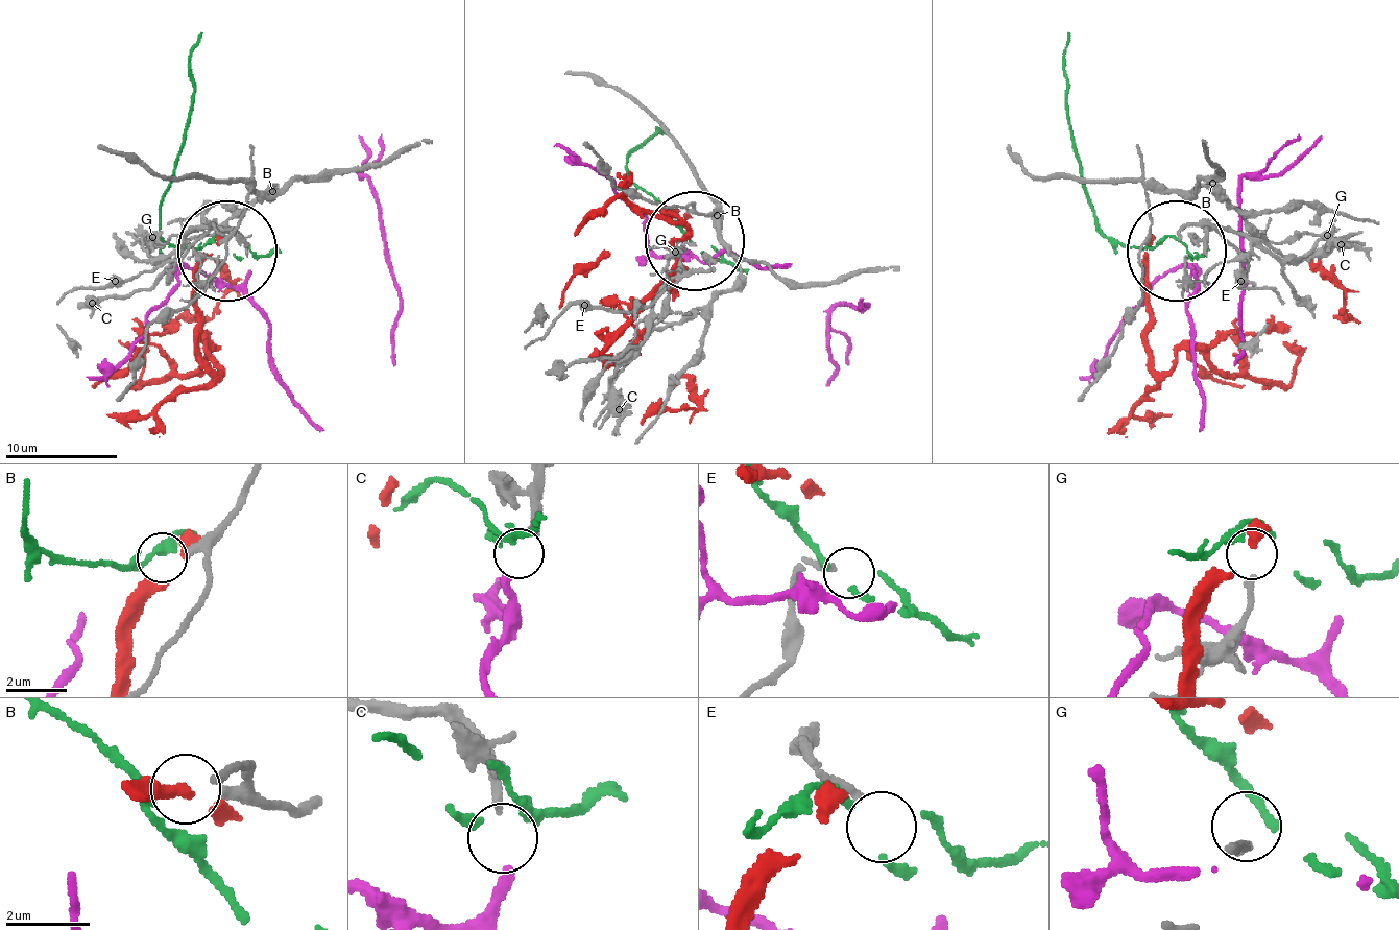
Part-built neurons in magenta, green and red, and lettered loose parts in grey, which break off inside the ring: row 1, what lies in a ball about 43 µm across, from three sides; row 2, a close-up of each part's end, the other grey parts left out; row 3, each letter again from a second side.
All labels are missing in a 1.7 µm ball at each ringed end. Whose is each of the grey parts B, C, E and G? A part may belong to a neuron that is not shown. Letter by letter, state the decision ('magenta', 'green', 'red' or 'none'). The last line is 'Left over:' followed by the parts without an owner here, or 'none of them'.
B: none
C: magenta
E: none
G: green
Left over: B, E

